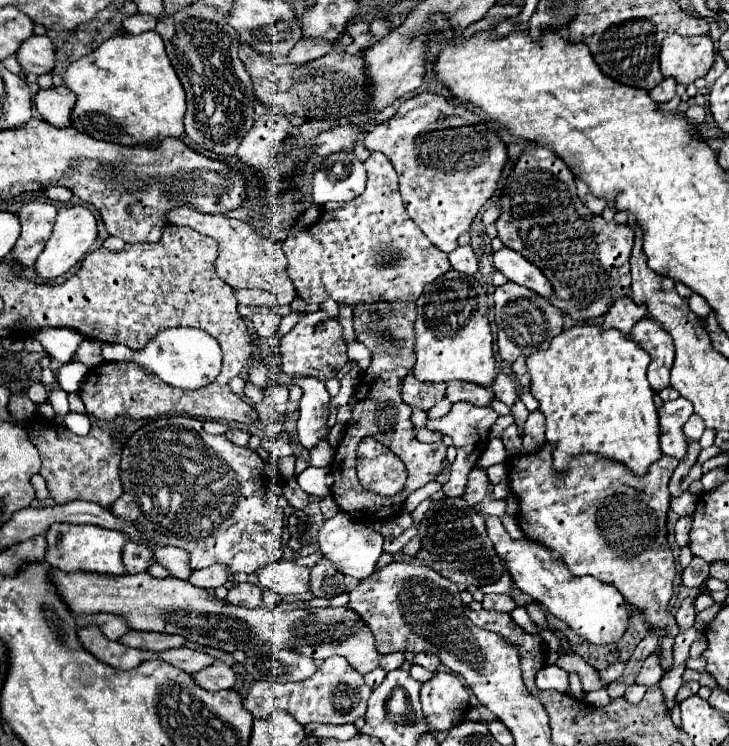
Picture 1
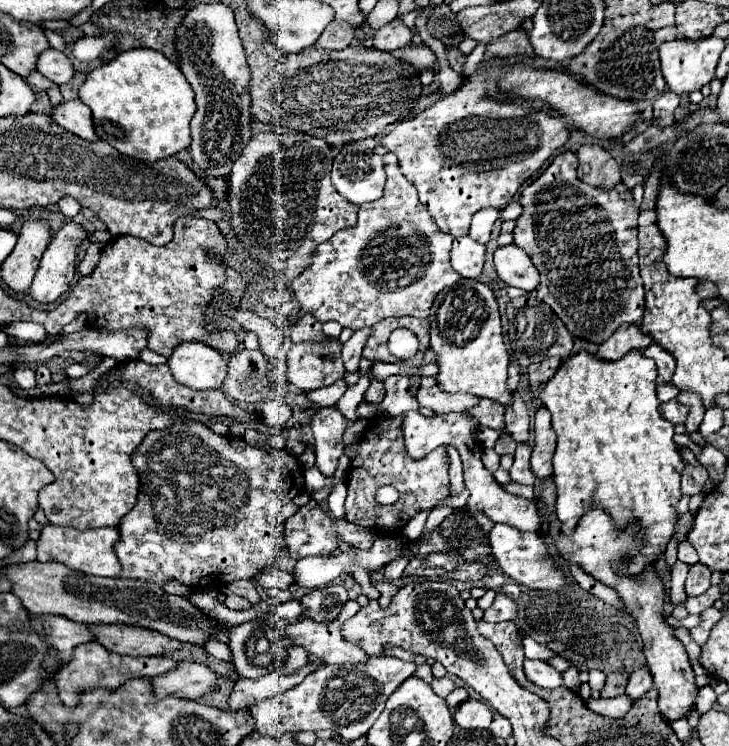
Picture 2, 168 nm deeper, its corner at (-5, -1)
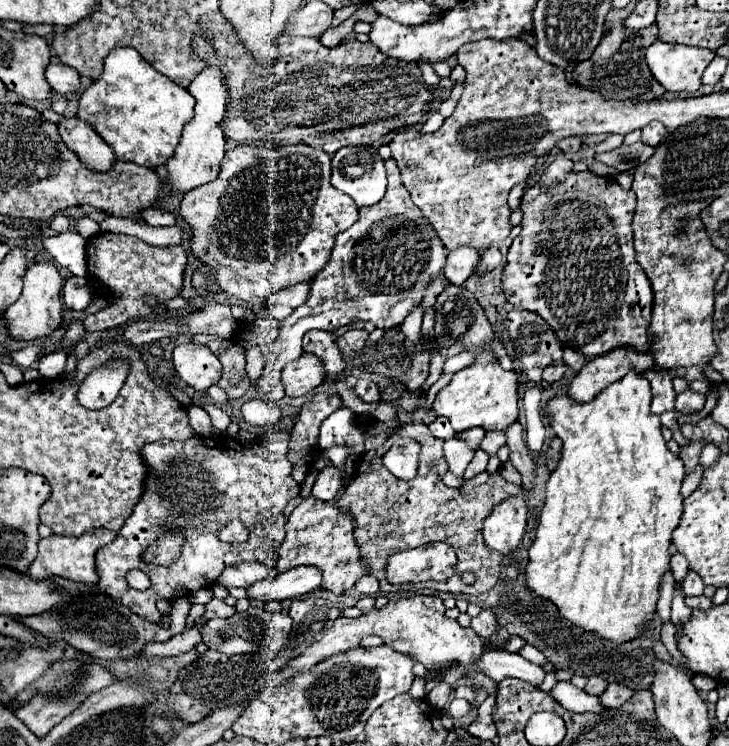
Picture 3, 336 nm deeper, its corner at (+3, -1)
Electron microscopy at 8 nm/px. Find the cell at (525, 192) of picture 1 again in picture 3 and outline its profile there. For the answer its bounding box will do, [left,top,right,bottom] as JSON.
[501,156,653,356]

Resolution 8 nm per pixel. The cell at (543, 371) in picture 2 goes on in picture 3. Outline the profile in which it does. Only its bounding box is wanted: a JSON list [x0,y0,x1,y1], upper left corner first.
[543,362,565,382]

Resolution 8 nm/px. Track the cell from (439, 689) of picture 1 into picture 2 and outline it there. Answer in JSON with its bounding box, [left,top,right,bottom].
[445,688,469,710]

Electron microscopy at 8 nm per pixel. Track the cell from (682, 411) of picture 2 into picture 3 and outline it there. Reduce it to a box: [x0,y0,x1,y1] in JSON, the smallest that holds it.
[643,370,675,414]

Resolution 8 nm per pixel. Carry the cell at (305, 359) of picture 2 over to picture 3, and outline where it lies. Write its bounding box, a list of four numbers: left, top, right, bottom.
[281,354,325,398]

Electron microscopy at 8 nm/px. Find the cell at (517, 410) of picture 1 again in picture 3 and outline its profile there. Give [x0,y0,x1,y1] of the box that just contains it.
[499,462,521,484]

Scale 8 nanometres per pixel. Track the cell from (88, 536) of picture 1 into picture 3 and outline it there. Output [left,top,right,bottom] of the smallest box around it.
[29,530,115,586]

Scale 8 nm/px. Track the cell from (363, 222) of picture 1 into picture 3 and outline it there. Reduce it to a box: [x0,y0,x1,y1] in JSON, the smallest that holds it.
[257,160,447,396]

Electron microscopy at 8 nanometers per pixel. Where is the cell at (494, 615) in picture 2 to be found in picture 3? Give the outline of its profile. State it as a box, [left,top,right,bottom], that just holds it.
[471,608,497,638]

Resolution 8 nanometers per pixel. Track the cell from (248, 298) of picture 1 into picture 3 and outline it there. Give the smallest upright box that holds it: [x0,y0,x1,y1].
[271,284,309,308]

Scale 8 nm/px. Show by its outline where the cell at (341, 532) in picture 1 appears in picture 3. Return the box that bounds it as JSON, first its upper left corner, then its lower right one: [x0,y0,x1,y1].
[245,566,321,602]

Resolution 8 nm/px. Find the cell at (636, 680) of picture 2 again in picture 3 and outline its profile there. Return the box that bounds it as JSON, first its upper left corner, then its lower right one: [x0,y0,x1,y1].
[599,684,633,708]

